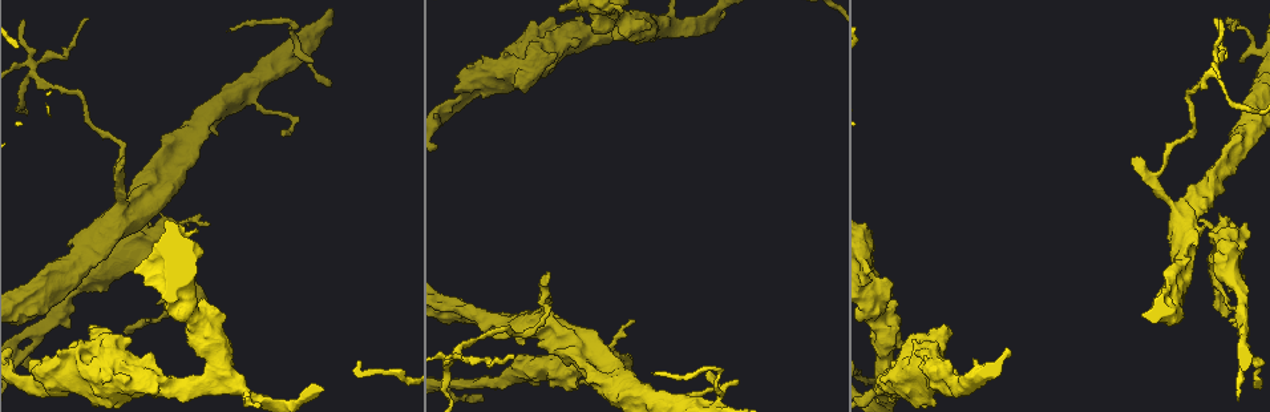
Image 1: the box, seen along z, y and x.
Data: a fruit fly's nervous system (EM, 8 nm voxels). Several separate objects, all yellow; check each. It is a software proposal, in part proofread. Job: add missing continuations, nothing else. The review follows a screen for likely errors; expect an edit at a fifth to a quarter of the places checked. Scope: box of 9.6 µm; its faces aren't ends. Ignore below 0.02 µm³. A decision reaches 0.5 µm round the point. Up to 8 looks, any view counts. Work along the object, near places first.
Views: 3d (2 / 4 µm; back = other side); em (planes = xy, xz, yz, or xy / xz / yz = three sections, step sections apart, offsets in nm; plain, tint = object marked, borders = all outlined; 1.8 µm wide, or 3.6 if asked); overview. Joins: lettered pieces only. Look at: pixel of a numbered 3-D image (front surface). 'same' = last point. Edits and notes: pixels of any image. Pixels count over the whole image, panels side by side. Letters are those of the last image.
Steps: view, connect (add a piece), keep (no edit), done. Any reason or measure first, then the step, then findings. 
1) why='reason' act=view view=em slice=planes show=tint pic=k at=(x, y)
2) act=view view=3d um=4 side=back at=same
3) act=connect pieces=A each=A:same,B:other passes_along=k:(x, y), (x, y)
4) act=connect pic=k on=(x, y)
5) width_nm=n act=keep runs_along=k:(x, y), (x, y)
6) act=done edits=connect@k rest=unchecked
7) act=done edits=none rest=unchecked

act=view view=em slice=planes show=plain pic=1 at=(634, 319)

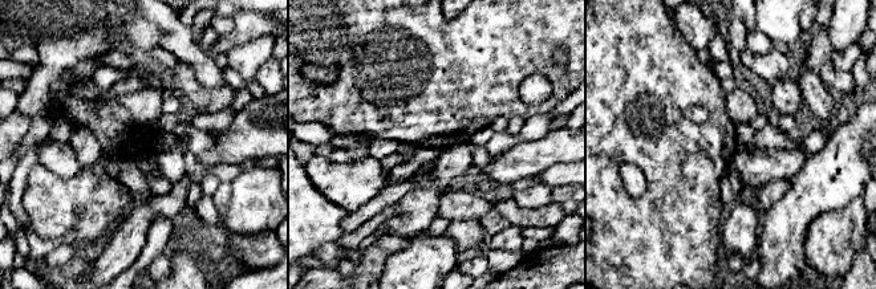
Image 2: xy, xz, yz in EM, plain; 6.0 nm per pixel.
act=view view=em slice=planes show=borders at=same

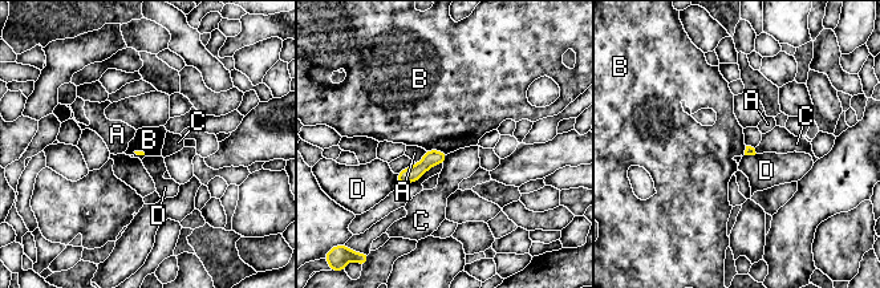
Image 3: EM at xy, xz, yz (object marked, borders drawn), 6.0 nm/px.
act=keep each=A:other,B:other,C:other,D:other runs_along=3:(443, 155), (430, 158), (400, 181) found='no lettered piece goes on from it'

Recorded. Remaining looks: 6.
why='thin end' act=view view=em slice=xz step=8 show=borders pic=1 at=(549, 272)

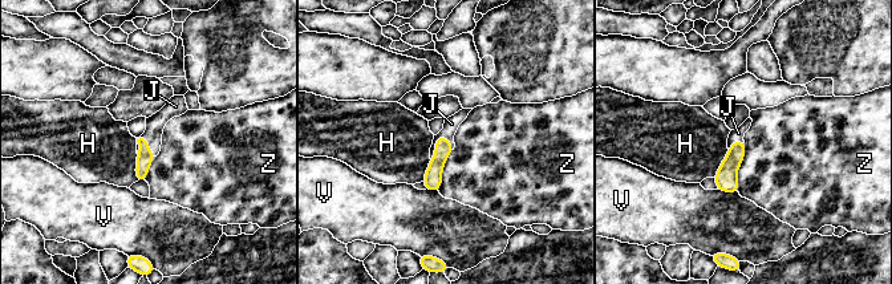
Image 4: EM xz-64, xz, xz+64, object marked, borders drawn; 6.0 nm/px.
width_nm=100 act=connect pieces=J each=H:other,J:same,V:other,Z:other passes_along=4:(444, 147), (436, 141), (451, 124) found='it goes on there'

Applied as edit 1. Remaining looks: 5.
why='branch stops here' act=view view=3d um=2 side=back pic=1 at=(626, 362)

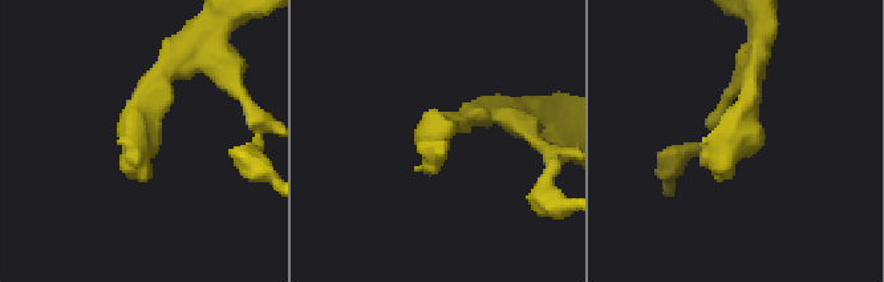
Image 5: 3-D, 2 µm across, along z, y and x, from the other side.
why='need the tissue' act=view view=em slice=yz step=16 show=plain pic=5 at=(444, 146)

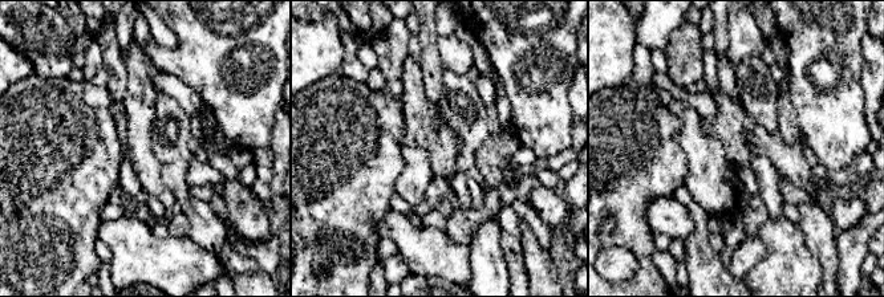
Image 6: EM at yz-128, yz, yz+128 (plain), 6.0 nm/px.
act=view view=em slice=yz step=16 show=borders at=same

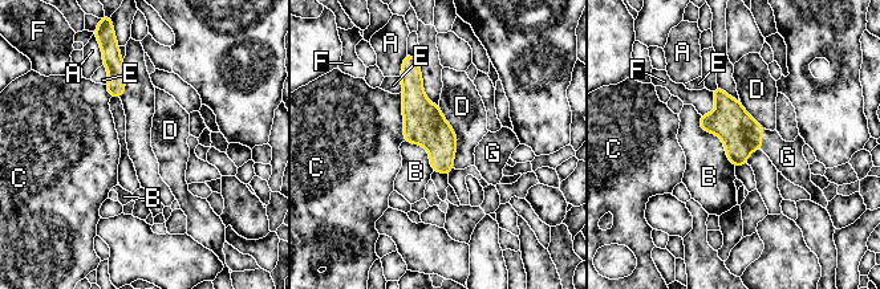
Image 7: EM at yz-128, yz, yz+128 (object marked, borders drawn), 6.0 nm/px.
width_nm=240 act=connect pieces=G each=A:other,B:other,C:other,D:other,E:other,F:other,G:same passes_along=7:(729, 119), (761, 139), (787, 157) found='the neuron continues'

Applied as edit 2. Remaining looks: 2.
act=done edits=connect@4,connect@7 rest=unchecked

